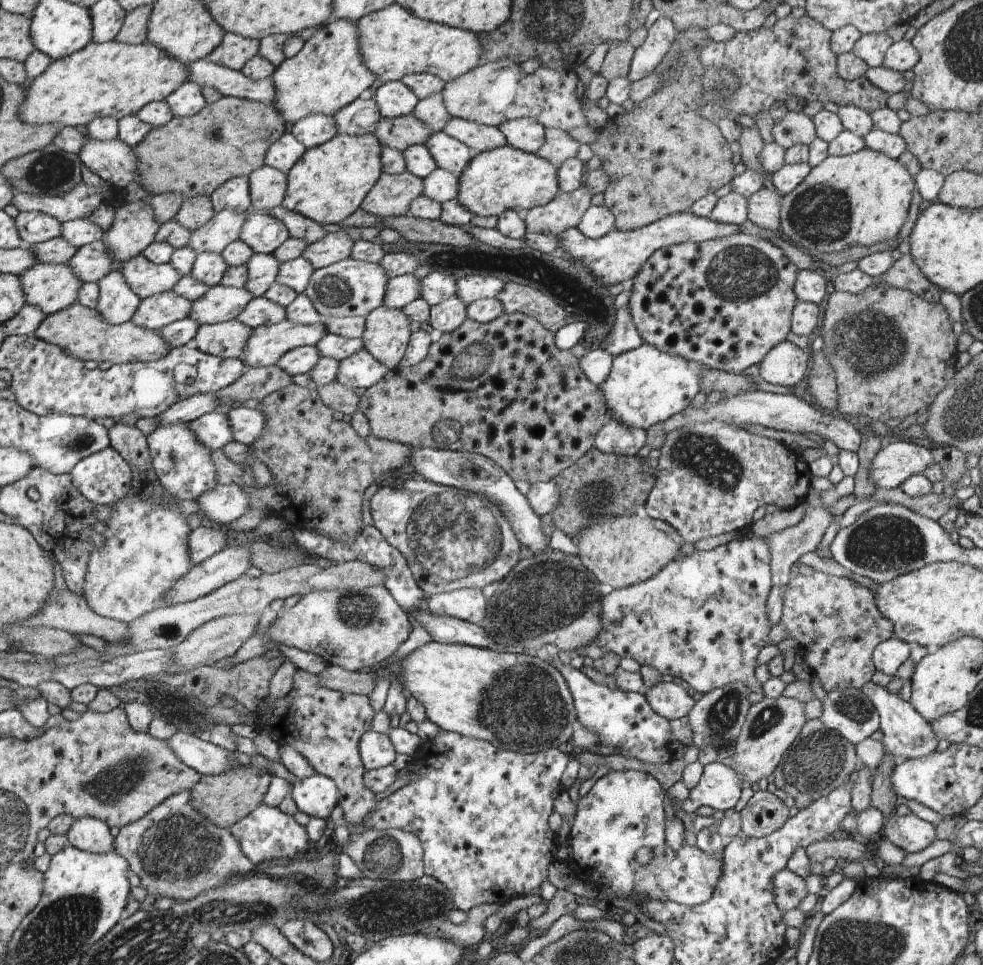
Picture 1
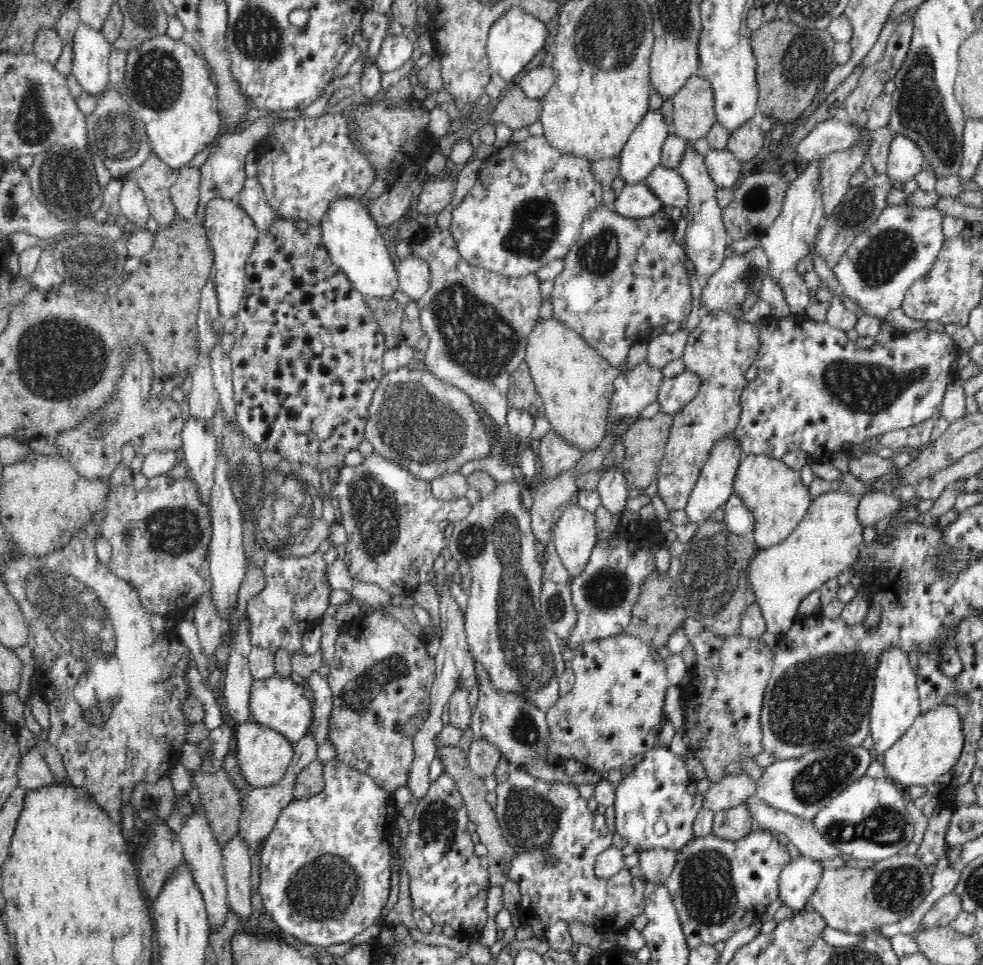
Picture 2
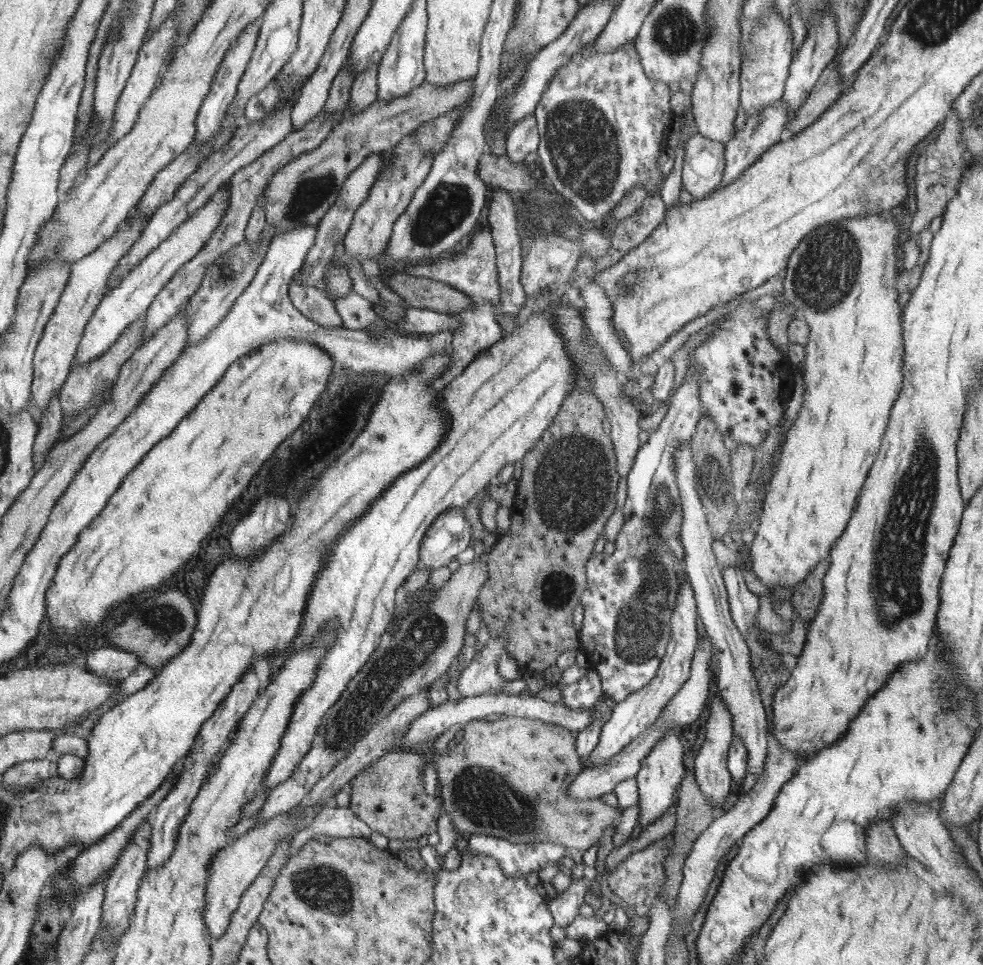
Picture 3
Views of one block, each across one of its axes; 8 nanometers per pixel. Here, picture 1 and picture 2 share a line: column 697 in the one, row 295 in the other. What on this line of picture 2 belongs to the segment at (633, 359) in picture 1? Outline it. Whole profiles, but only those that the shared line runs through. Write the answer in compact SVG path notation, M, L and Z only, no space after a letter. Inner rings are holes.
M358 198L336 201L320 226L321 242L333 263L348 277L353 288L367 301L376 298L390 301L399 290L398 273L386 240L380 234L368 207Z

